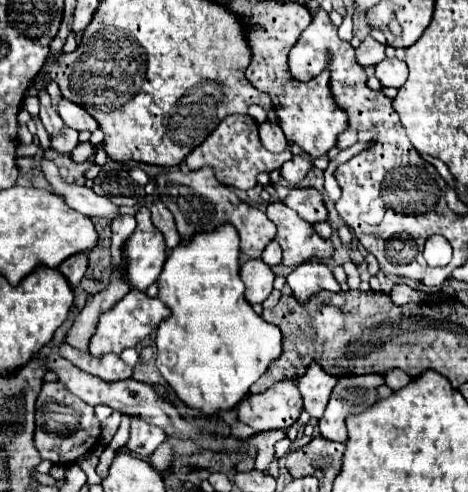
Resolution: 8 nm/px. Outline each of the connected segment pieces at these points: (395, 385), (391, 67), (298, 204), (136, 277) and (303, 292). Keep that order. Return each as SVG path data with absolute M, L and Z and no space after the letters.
M390 369L390 371L386 371L384 375L384 383L390 387L390 389L400 389L400 387L404 387L412 377L408 377L402 369Z
M384 59L376 65L376 77L386 87L400 87L408 77L408 67L400 59Z
M292 189L286 195L284 205L294 209L308 223L320 223L320 221L326 221L328 217L324 199L316 189Z
M146 207L136 213L138 227L124 245L126 277L132 289L146 291L160 275L166 261L166 243L162 233L152 225Z
M306 261L298 265L288 275L288 285L292 289L292 295L302 303L306 303L320 289L340 291L340 285L334 279L332 269L320 261Z

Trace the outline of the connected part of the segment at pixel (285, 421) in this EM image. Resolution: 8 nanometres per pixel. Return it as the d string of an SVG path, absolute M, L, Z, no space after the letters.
M280 381L262 395L248 395L238 407L238 421L254 431L288 429L300 415L302 397L296 381Z

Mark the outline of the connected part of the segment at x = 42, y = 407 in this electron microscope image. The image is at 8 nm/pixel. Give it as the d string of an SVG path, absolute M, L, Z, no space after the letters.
M44 383L36 399L36 435L34 443L42 455L58 465L70 465L94 449L100 437L100 423L94 417L94 409L80 397L74 397L64 385Z

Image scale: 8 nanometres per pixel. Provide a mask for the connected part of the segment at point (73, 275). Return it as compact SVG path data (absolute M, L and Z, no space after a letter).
M76 253L72 257L68 257L66 261L62 261L62 265L58 267L58 271L68 279L68 283L72 287L76 287L80 283L80 279L86 273L86 253Z

